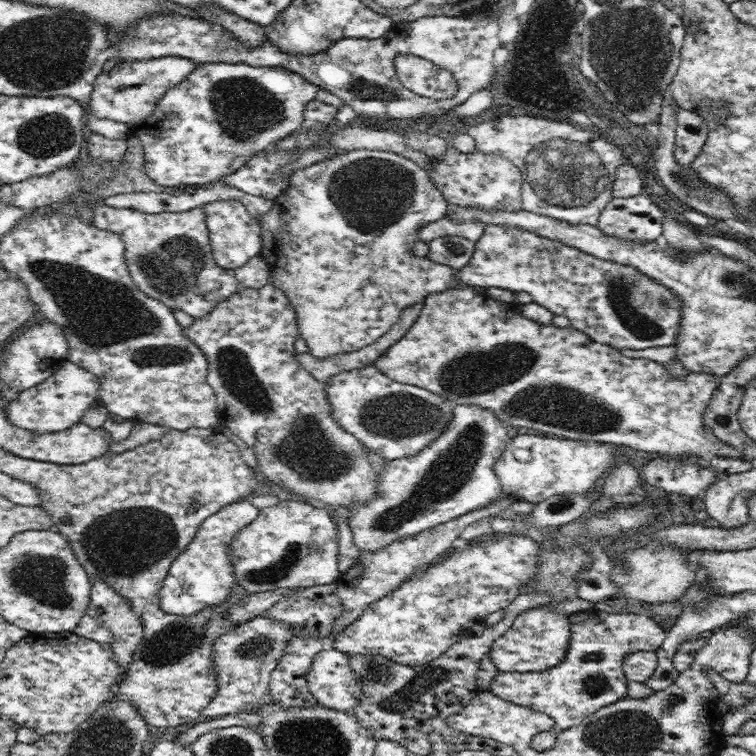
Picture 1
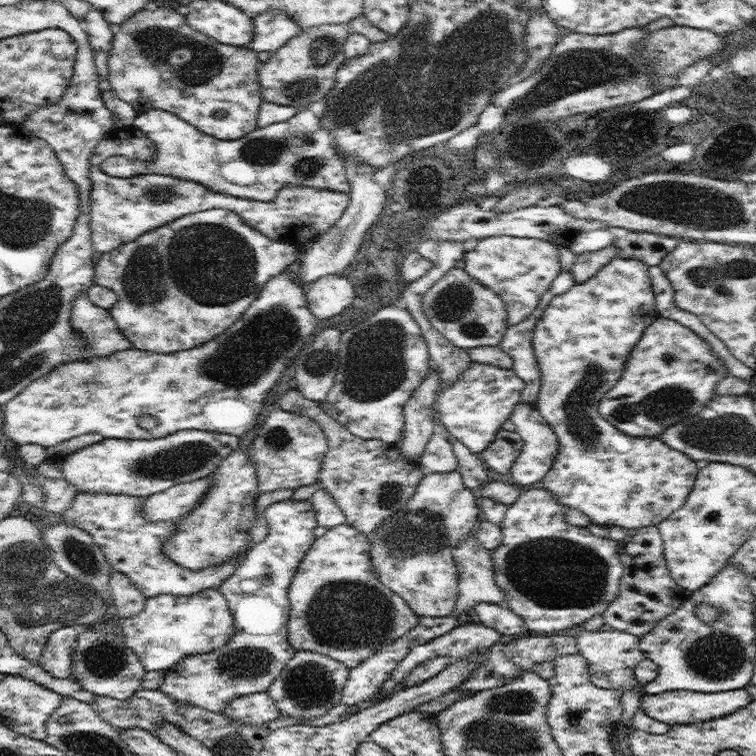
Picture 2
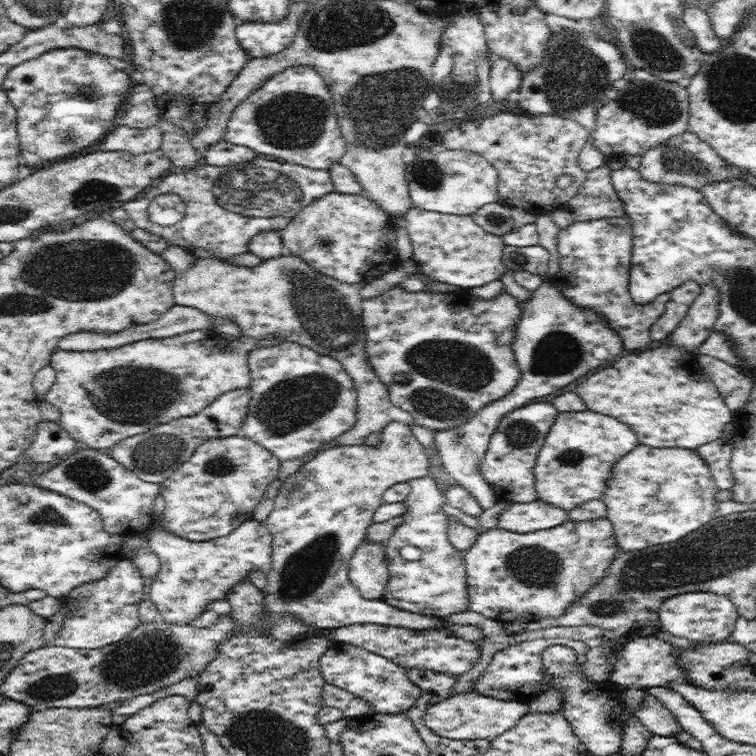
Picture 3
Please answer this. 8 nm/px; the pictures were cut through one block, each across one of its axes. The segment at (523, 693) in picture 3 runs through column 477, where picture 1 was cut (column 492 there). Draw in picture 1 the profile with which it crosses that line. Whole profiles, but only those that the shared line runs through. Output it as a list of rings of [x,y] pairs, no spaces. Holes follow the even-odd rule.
[[[592,608],[568,616],[571,638],[566,658],[552,668],[540,672],[496,672],[490,690],[500,698],[532,710],[545,712],[554,719],[554,727],[537,733],[530,746],[544,752],[554,746],[557,736],[564,730],[578,726],[584,718],[597,710],[626,698],[628,682],[624,660],[632,652],[657,651],[665,634],[652,617],[638,613],[618,613]]]

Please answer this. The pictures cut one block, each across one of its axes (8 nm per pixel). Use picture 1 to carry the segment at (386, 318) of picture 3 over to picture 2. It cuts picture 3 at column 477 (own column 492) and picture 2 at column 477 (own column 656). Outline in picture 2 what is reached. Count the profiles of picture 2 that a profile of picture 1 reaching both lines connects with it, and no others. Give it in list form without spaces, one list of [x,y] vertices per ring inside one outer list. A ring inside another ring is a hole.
[[[473,361],[468,370],[452,386],[442,386],[434,403],[436,420],[444,423],[450,435],[457,438],[472,453],[482,453],[495,439],[502,424],[511,417],[525,382],[512,369]]]

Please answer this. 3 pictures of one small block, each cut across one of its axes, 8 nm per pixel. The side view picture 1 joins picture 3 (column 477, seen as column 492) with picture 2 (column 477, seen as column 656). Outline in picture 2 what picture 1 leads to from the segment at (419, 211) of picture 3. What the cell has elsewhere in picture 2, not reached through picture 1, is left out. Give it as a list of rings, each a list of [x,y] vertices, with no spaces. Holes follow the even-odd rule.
[[[462,265],[451,268],[422,297],[424,316],[454,346],[469,349],[475,346],[499,346],[505,336],[507,312],[501,298],[491,288],[480,284]]]

